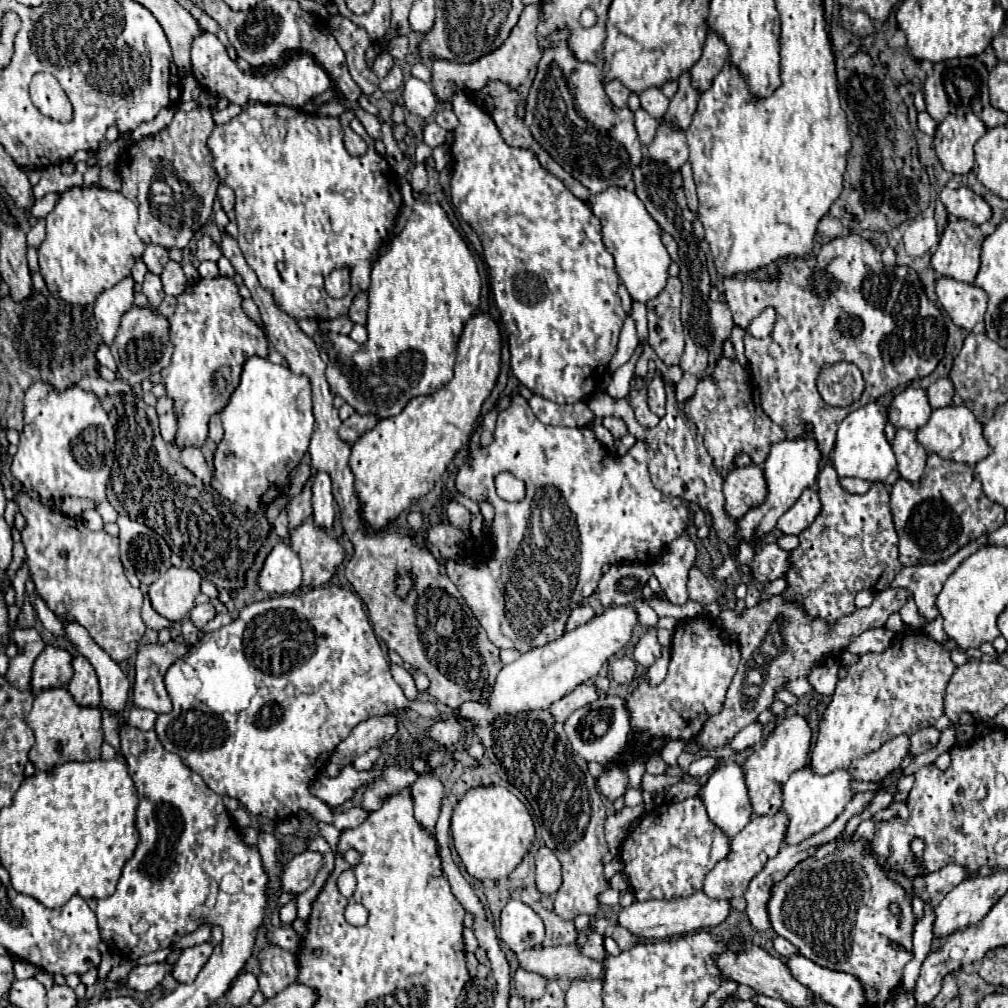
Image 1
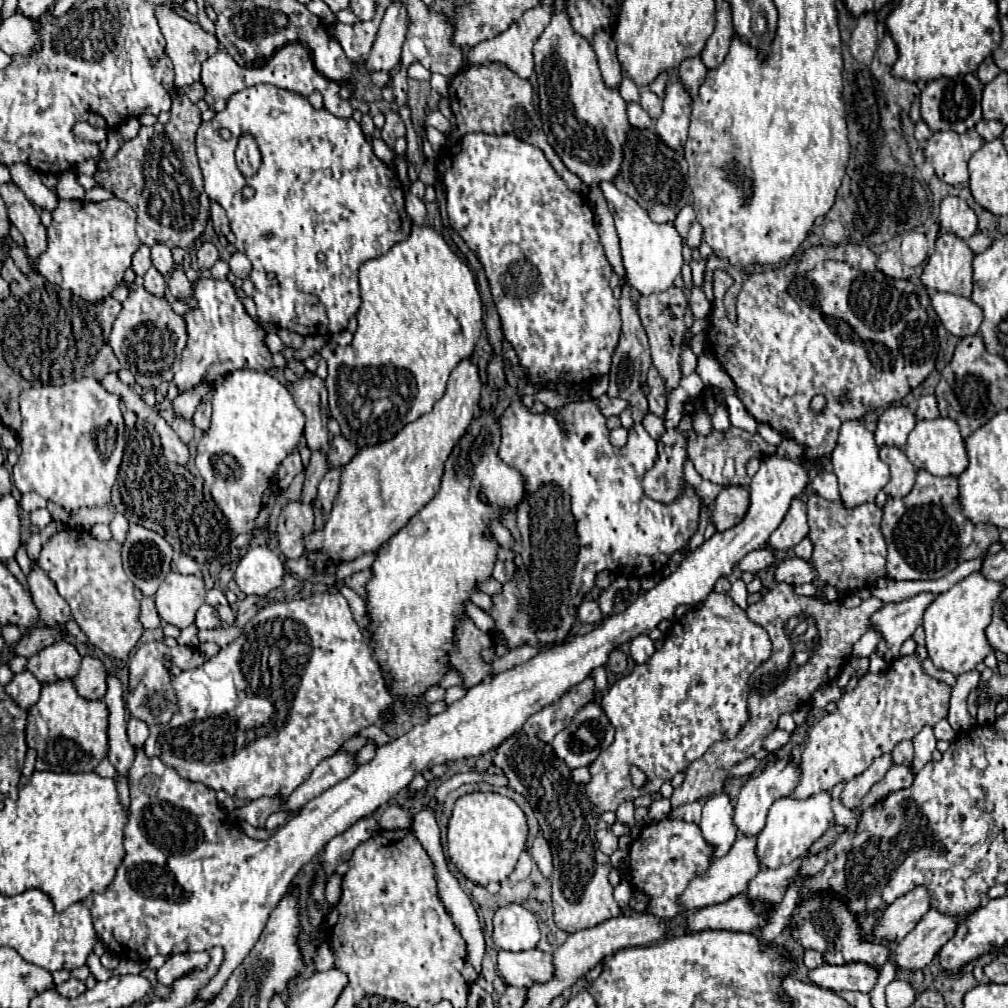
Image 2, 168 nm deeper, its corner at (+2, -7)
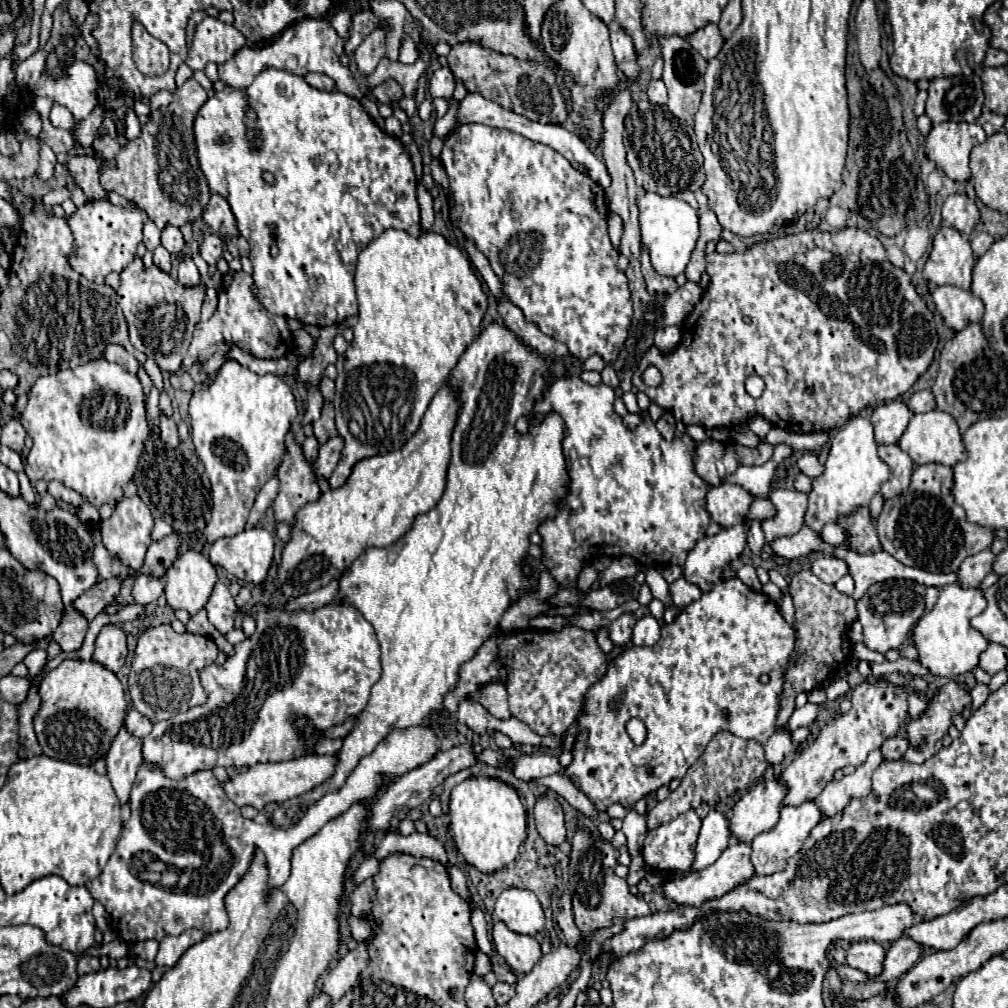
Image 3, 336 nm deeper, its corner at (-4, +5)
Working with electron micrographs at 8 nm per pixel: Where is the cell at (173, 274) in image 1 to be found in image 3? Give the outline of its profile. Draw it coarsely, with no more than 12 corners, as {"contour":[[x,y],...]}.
{"contour":[[192,258],[178,264],[178,282],[184,286],[198,286],[200,274]]}

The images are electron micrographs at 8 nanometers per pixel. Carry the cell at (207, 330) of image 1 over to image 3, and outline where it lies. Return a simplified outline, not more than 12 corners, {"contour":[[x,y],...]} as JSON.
{"contour":[[234,272],[218,310],[198,322],[184,362],[208,360],[218,342],[256,358],[290,350],[286,318],[270,318]]}

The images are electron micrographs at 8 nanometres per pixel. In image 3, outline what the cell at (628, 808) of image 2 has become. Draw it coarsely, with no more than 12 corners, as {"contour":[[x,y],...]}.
{"contour":[[634,808],[624,818],[622,832],[628,838],[630,856],[640,852],[648,832],[646,814]]}

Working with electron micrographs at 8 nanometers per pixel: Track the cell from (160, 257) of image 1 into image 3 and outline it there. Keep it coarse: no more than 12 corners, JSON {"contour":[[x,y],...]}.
{"contour":[[178,228],[162,230],[162,246],[170,254],[180,254],[184,240]]}

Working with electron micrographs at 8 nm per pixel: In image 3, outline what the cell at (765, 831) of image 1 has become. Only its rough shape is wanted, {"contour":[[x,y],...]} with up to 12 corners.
{"contour":[[732,840],[714,864],[662,886],[678,906],[720,898],[754,876],[752,846]]}

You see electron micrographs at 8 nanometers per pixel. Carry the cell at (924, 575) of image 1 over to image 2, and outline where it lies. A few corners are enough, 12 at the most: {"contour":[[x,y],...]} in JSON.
{"contour":[[932,594],[887,603],[870,618],[886,640],[886,662],[922,624]]}

